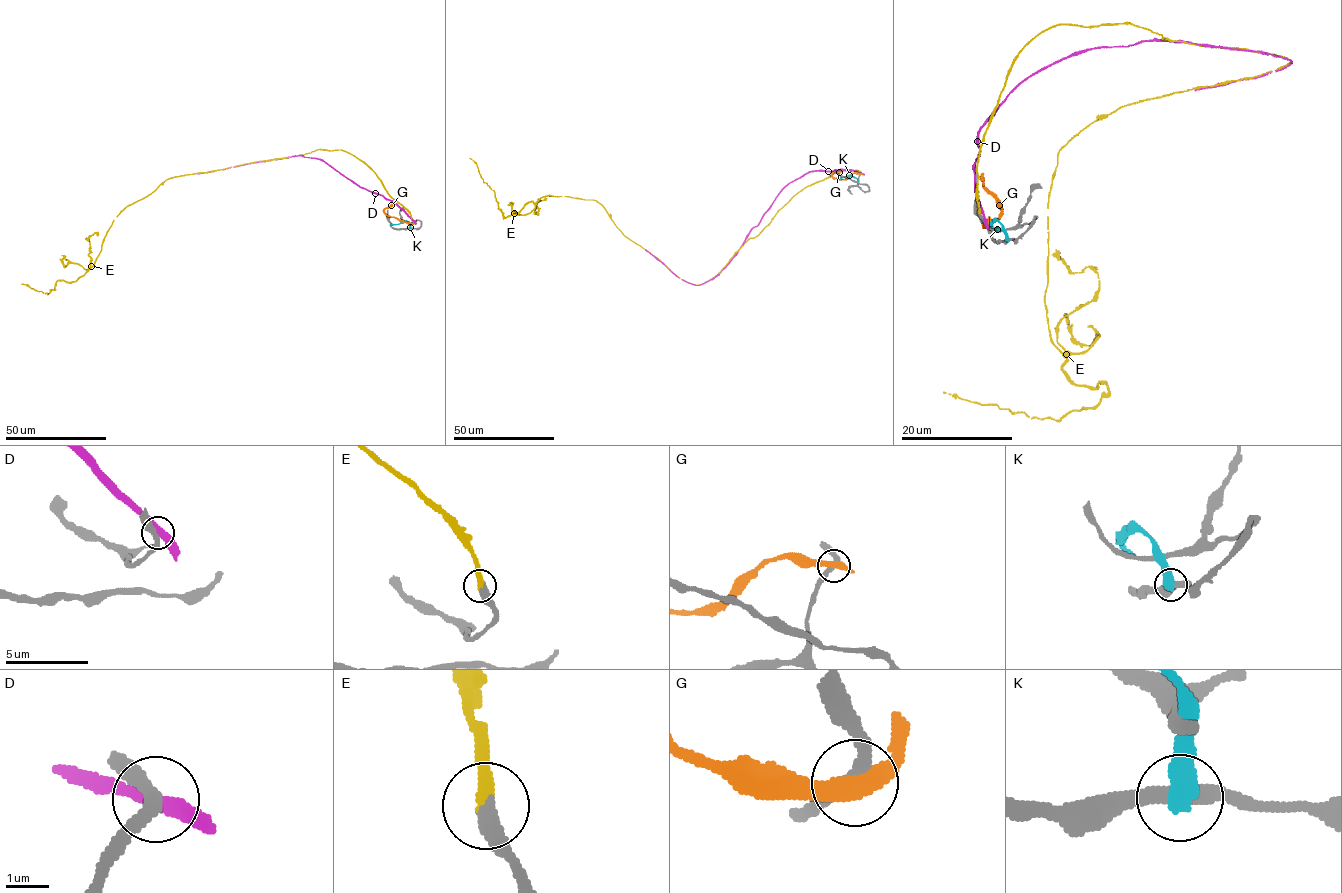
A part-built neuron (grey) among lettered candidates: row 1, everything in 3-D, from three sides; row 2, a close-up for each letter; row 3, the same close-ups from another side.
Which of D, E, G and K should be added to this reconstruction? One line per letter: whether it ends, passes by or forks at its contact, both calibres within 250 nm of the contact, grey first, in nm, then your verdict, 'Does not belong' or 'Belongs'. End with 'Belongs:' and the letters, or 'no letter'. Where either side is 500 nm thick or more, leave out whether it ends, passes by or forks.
D: It passes by. Thickness 280 nm (grey) against 380 nm. Does not belong
E: It ends there. Thickness 420 nm (grey) against 360 nm. Belongs
G: It passes by. Thickness 260 nm (grey) against 400 nm. Does not belong
K: Thickness 380 nm (grey) against 550 nm. Does not belong
Belongs: E

